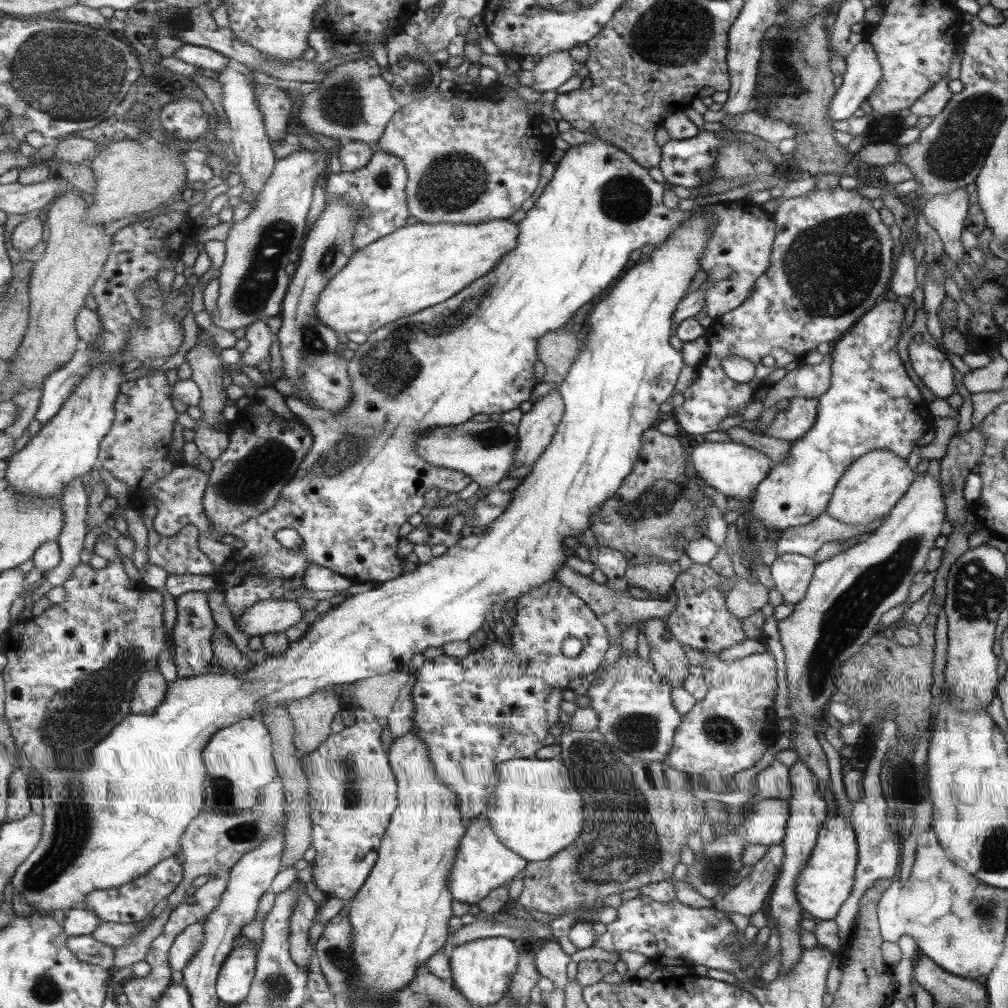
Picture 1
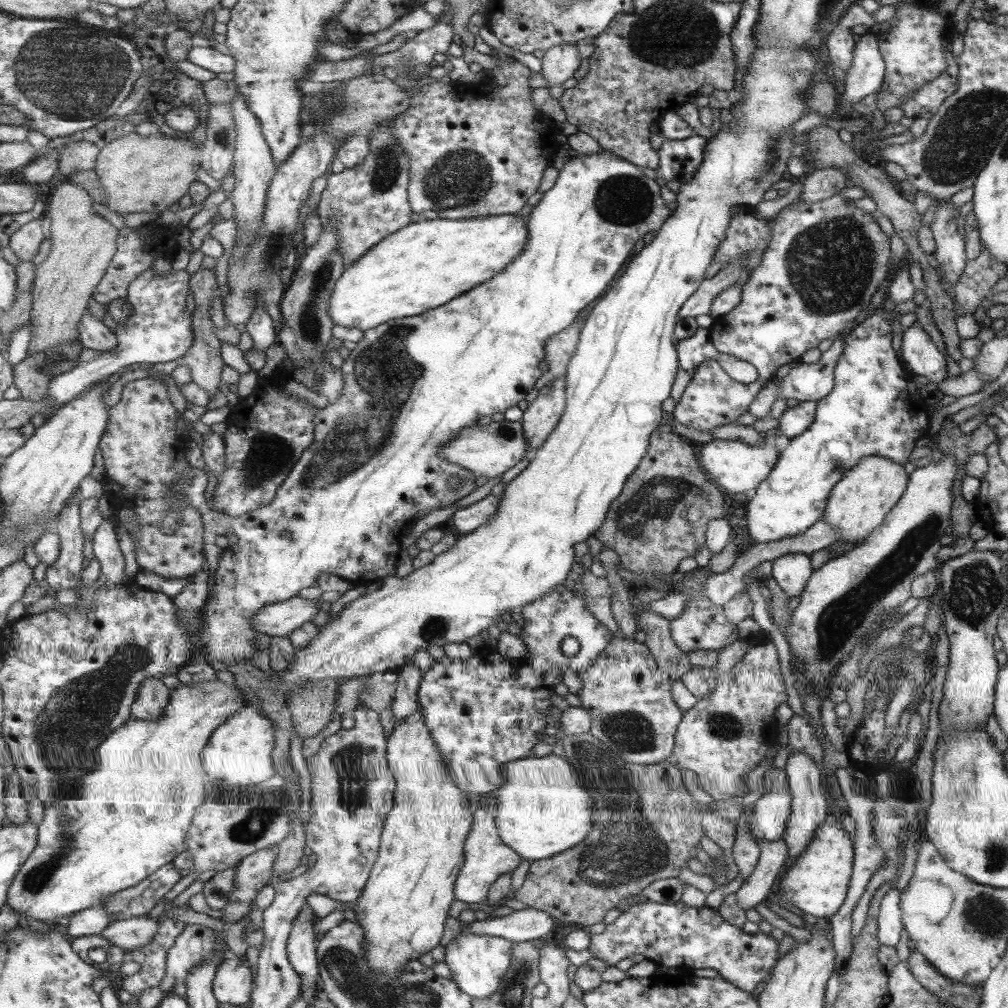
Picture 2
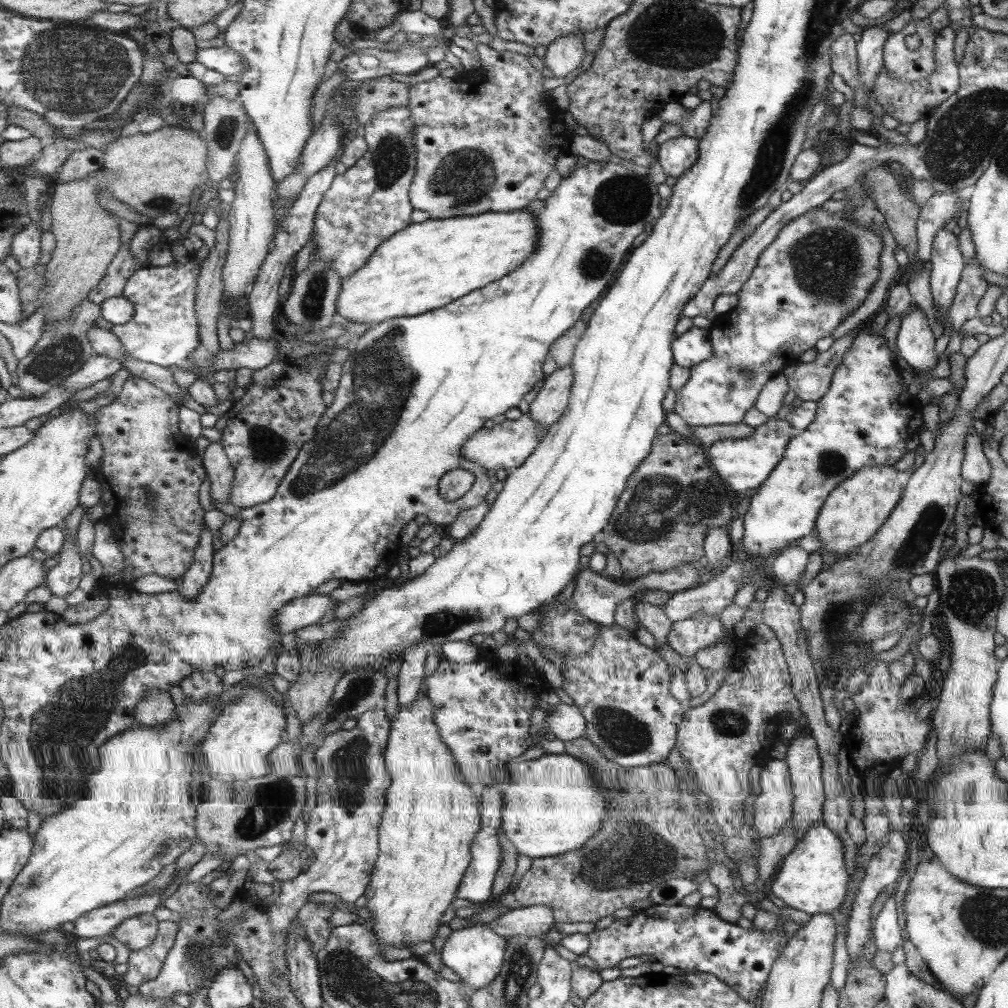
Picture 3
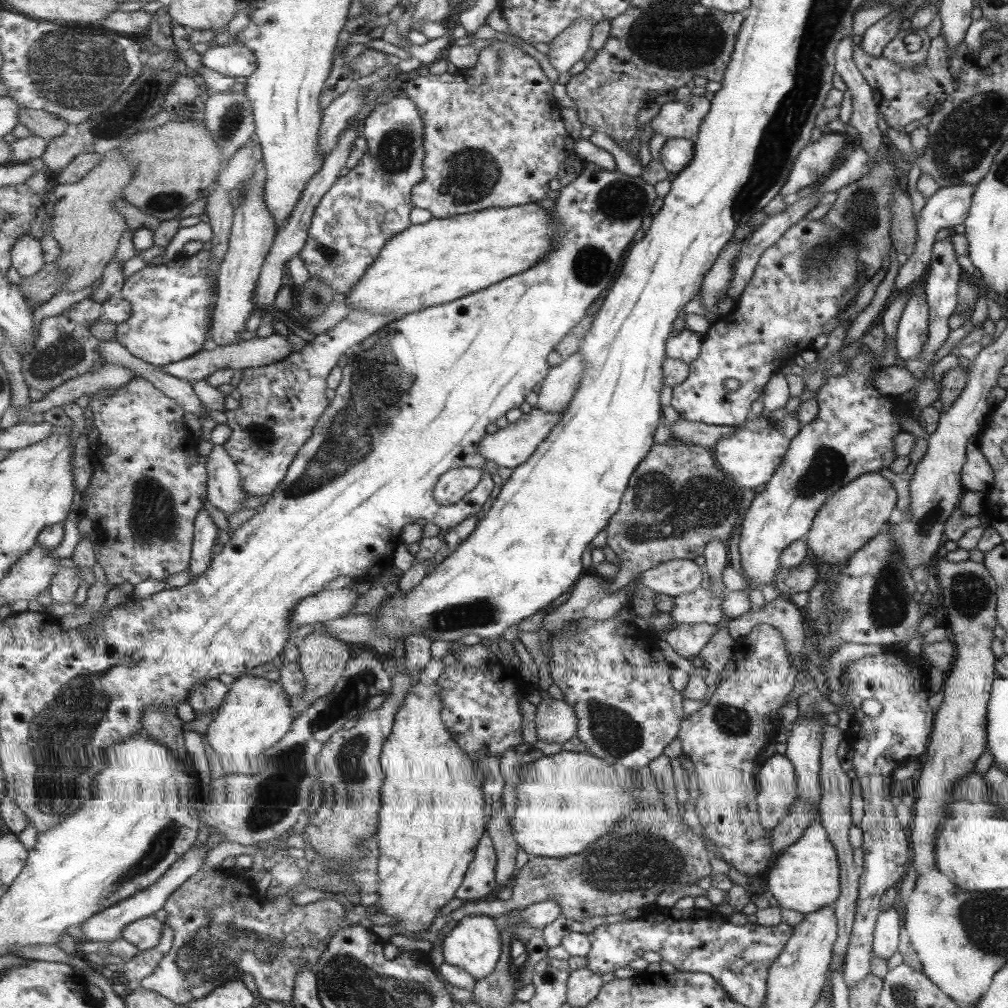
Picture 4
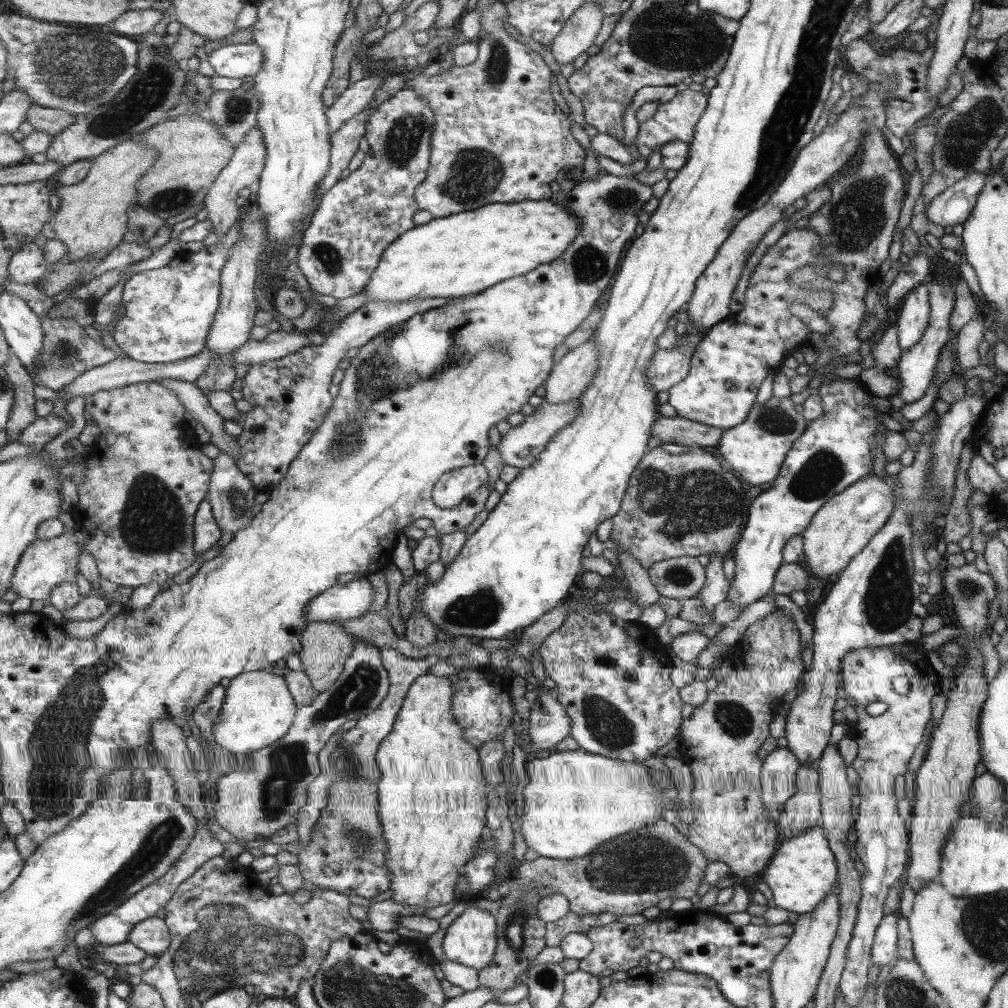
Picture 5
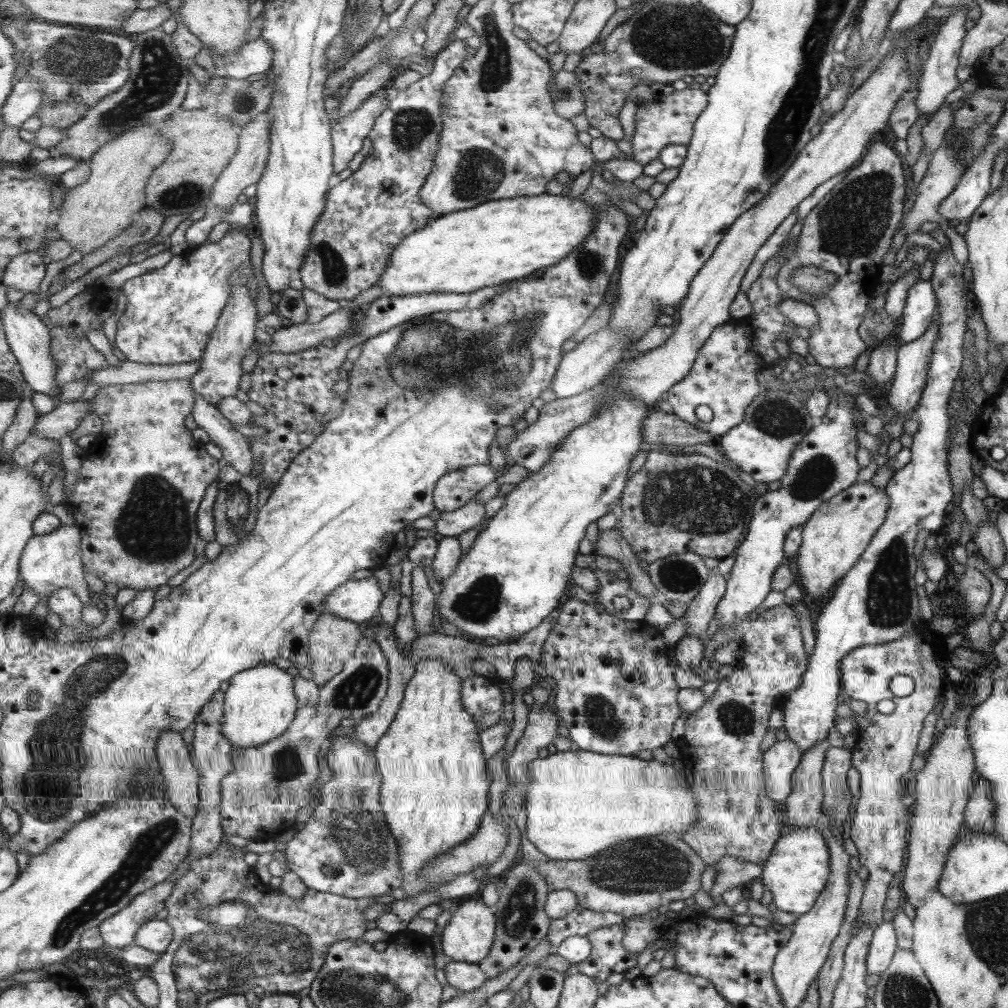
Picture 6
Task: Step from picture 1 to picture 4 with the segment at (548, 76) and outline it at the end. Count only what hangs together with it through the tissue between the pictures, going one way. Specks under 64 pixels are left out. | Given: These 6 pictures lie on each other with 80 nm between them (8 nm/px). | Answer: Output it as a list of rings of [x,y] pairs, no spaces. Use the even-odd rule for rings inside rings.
[[[581,17],[549,42],[546,56],[555,71],[568,71],[583,57],[589,49],[588,42],[593,27],[594,22],[589,17]]]

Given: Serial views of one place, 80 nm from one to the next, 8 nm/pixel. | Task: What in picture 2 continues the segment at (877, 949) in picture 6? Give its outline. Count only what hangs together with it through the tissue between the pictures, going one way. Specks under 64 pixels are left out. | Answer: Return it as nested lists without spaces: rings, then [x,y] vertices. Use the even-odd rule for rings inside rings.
[[[895,888],[889,890],[880,903],[877,922],[877,939],[880,940],[880,945],[894,948],[899,942],[902,926],[900,897]]]

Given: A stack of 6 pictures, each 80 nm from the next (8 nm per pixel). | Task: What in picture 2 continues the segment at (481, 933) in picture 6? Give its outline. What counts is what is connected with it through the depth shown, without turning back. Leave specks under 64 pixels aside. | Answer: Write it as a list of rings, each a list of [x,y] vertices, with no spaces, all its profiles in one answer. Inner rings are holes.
[[[459,933],[446,948],[446,963],[451,967],[454,981],[473,998],[482,999],[499,988],[508,966],[511,964],[511,946],[507,939],[485,934]]]

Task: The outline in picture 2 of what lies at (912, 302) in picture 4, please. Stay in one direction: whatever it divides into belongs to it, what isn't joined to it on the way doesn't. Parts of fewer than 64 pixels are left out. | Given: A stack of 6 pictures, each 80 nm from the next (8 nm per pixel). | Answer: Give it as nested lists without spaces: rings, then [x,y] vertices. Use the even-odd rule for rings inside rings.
[[[917,323],[903,329],[900,352],[904,364],[913,375],[925,376],[935,385],[947,377],[947,360],[937,350],[929,334]]]

